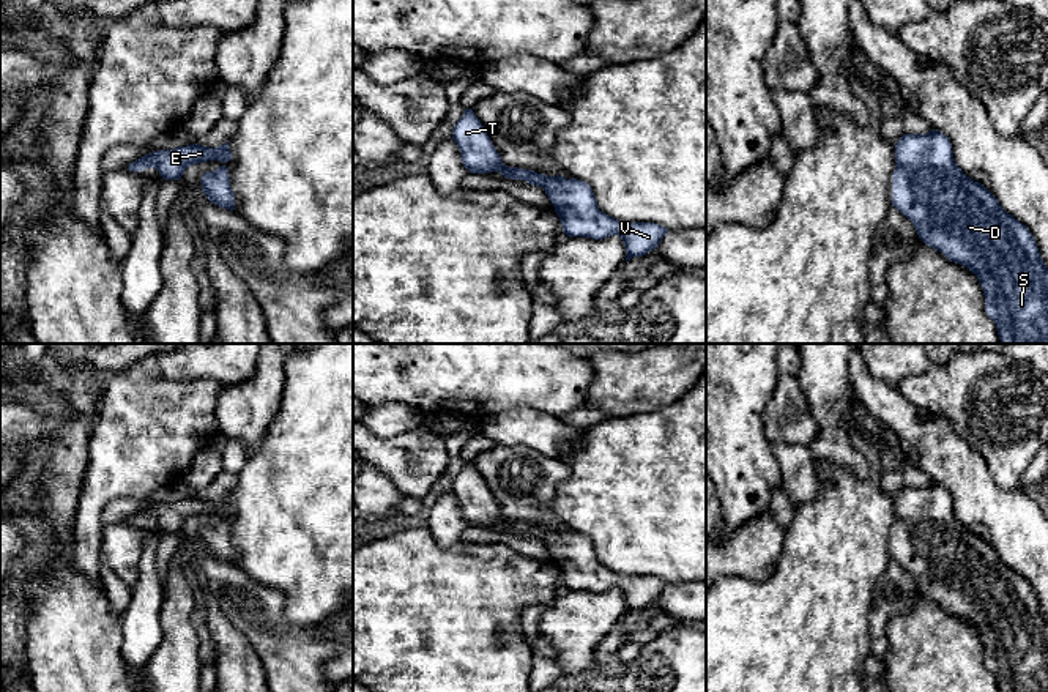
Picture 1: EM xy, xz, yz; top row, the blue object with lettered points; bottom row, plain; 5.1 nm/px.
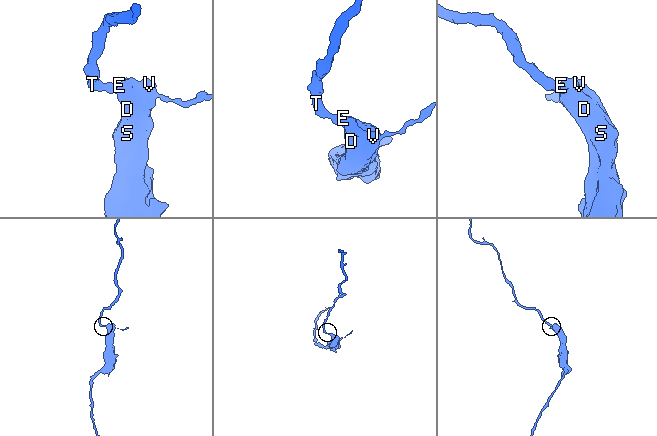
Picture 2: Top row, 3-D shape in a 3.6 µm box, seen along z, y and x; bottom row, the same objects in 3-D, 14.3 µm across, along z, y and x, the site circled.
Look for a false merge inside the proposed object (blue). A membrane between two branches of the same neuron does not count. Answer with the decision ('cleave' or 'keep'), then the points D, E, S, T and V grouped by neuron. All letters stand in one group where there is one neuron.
keep; groups D E S T V

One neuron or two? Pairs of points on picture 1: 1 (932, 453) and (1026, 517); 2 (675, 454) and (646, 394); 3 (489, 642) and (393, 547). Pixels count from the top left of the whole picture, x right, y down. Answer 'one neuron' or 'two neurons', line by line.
1: one neuron
2: two neurons
3: one neuron

